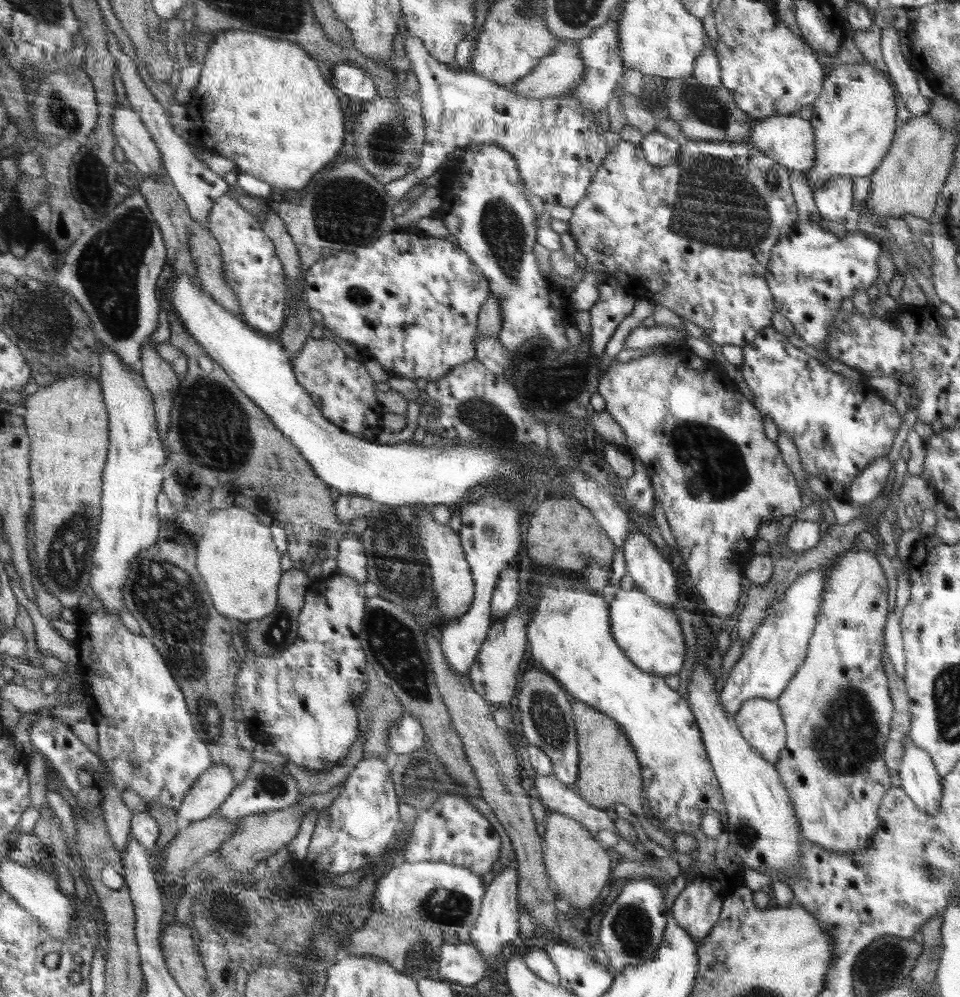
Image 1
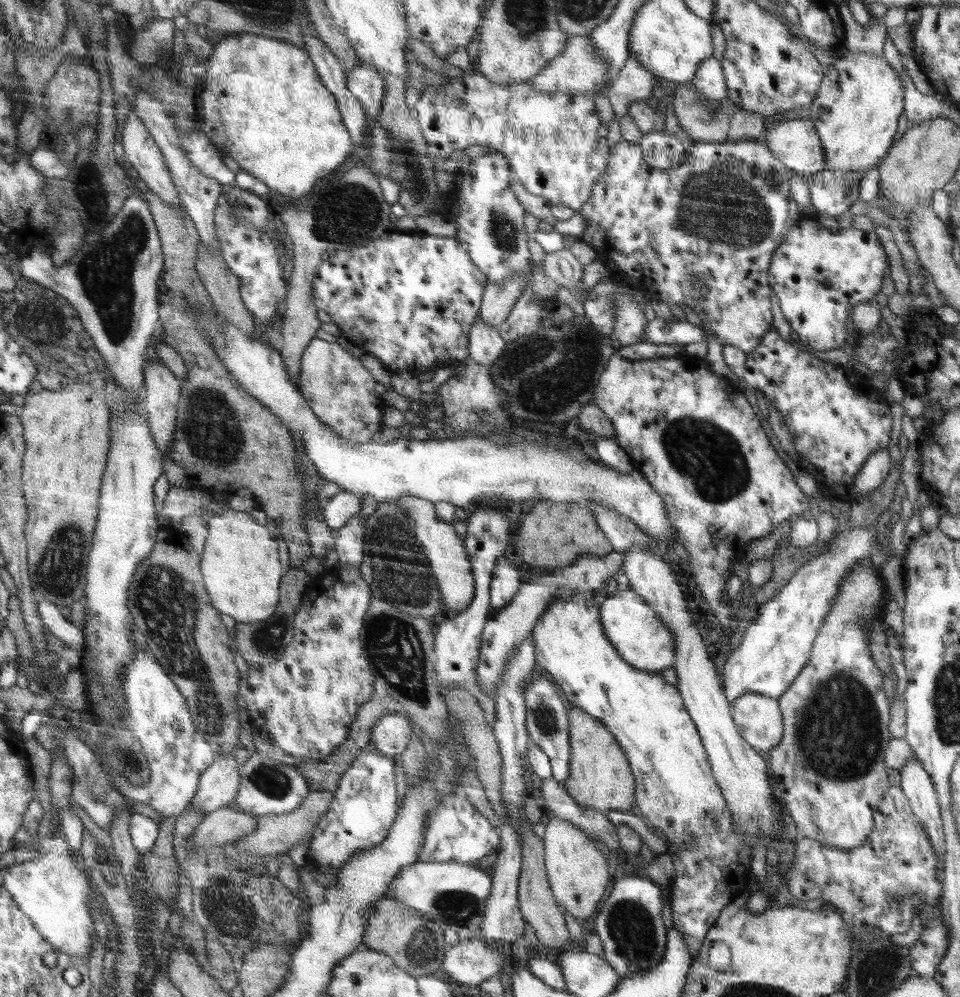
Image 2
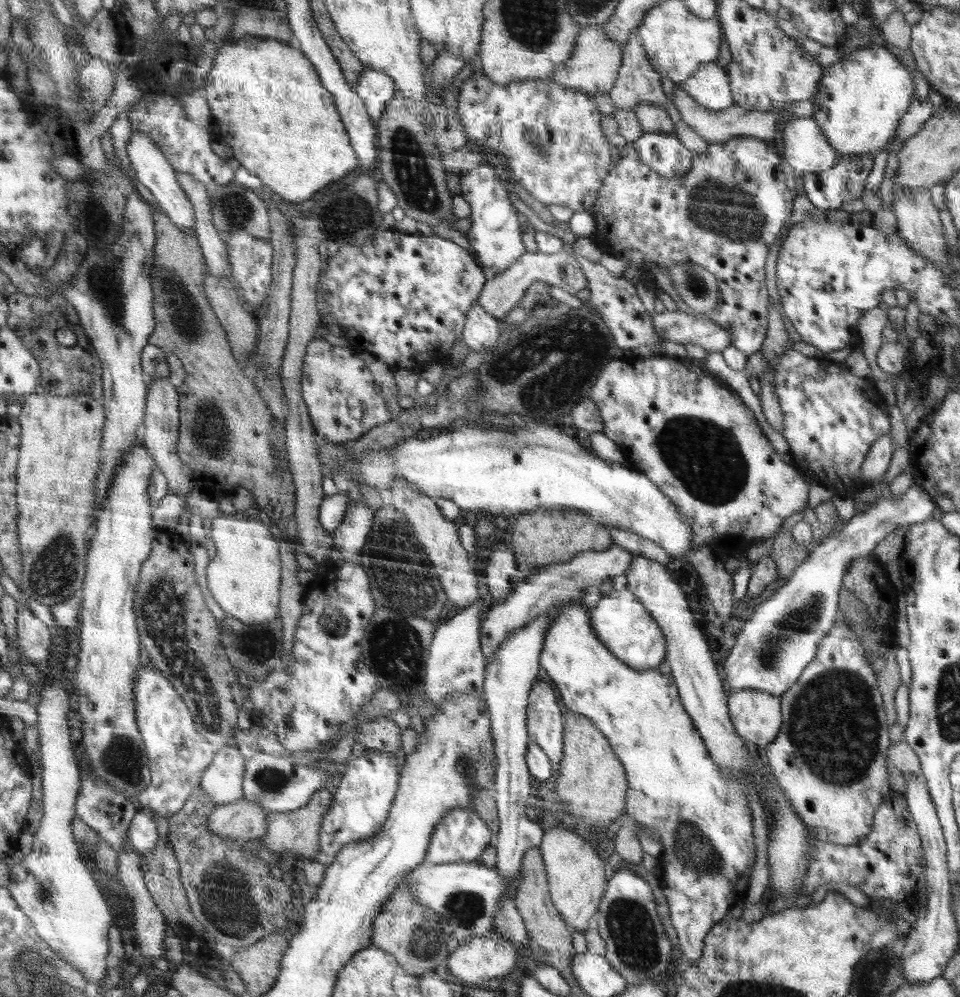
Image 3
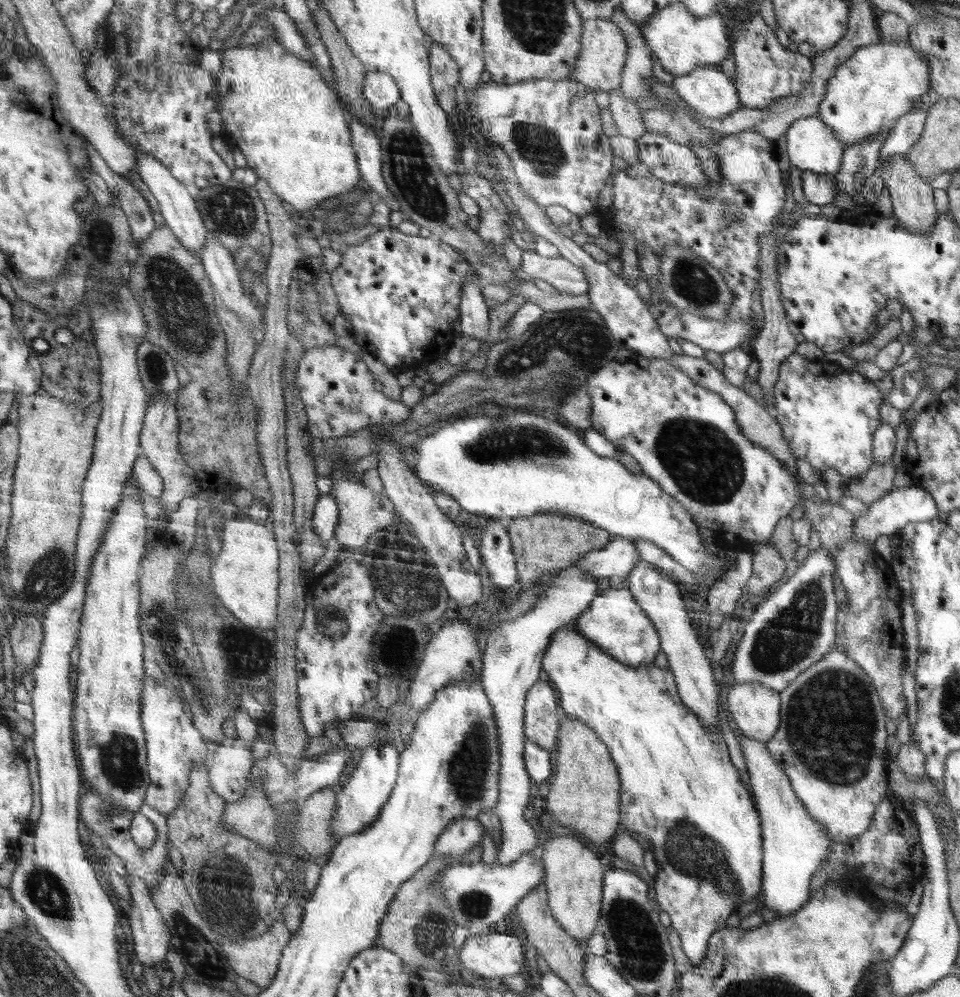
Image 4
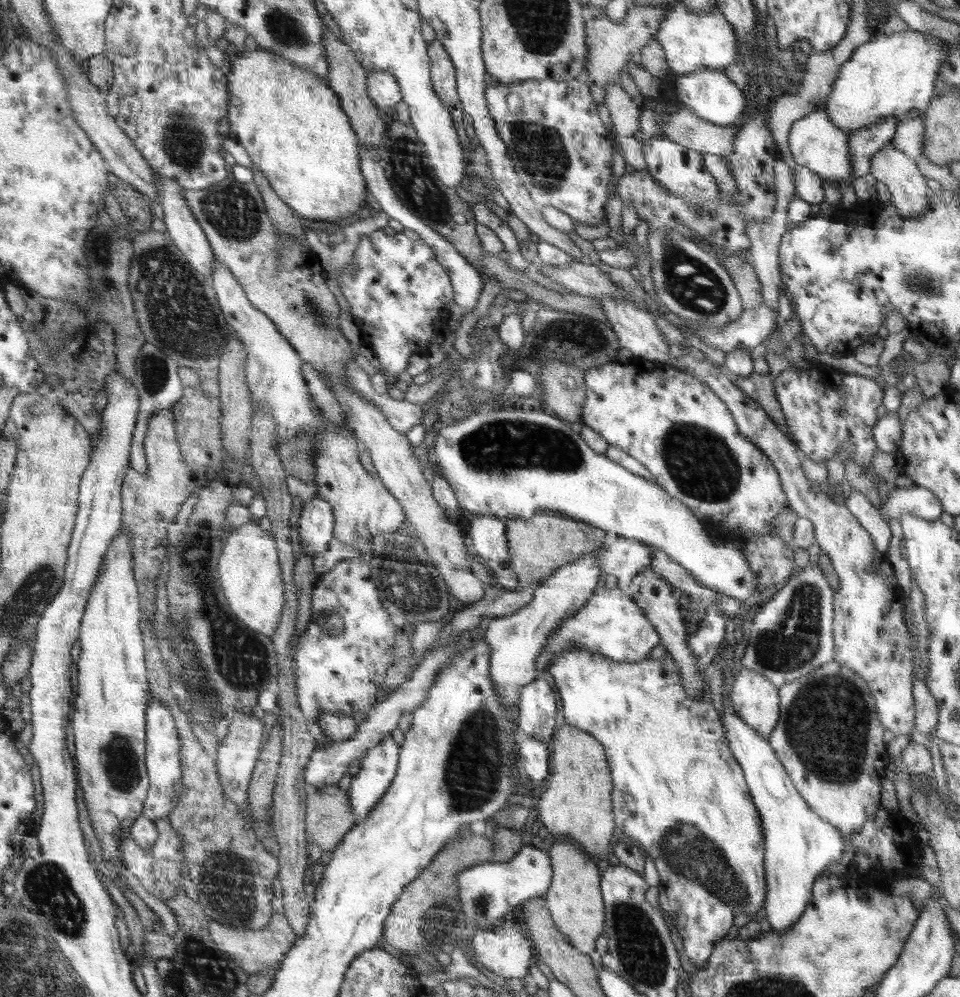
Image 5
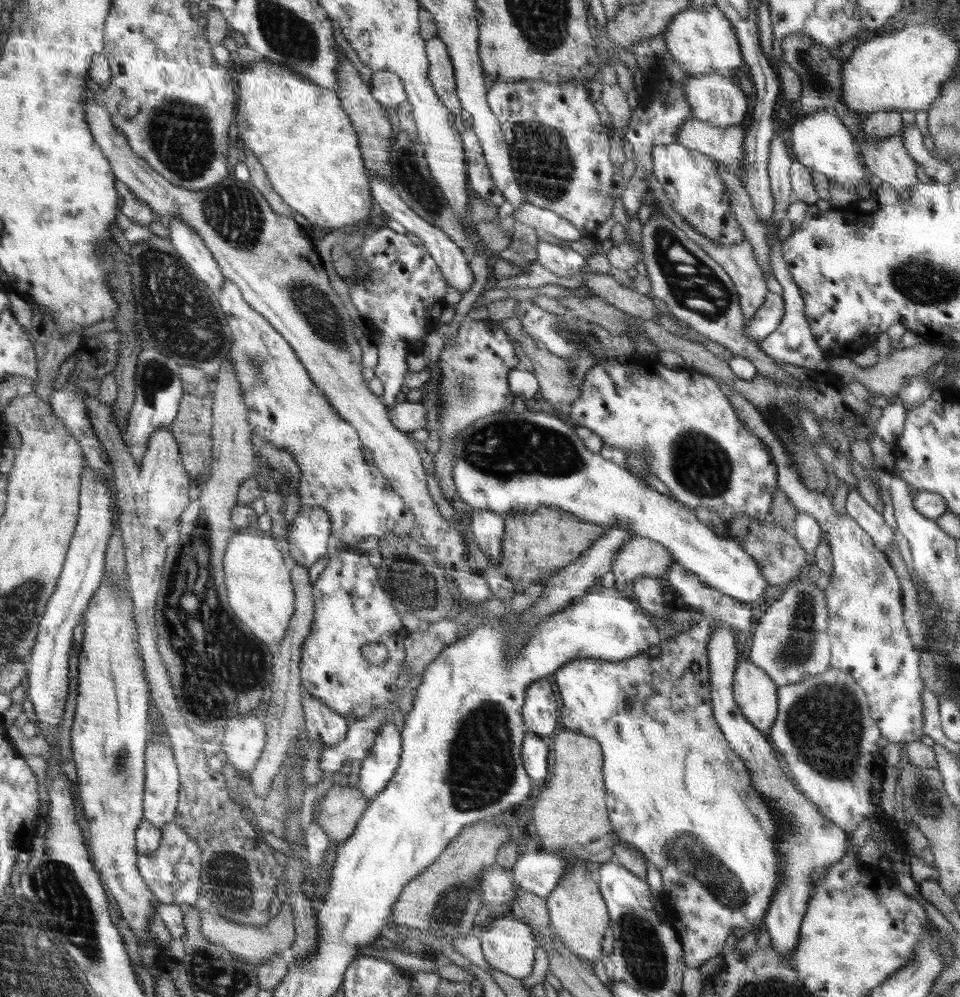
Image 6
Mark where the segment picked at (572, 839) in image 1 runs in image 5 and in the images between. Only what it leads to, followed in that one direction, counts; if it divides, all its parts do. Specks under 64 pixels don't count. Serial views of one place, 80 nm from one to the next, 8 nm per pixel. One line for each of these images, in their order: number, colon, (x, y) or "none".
2: (578, 875)
3: (576, 875)
4: (574, 875)
5: (574, 900)

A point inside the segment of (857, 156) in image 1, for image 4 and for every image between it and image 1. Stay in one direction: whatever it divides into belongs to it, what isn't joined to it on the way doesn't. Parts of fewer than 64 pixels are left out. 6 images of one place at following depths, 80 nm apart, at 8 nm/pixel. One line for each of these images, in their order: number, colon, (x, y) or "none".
2: (860, 99)
3: (862, 98)
4: (879, 83)

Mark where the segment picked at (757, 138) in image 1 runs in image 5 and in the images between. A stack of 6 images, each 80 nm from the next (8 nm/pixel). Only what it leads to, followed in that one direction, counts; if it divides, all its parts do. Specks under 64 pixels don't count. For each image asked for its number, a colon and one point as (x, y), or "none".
2: (796, 141)
3: (806, 149)
4: (812, 145)
5: (815, 143)

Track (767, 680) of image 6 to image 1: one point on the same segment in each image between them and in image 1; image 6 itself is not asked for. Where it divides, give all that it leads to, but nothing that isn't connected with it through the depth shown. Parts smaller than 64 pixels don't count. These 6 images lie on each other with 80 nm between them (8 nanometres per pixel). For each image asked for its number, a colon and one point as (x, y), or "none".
1: (760, 720)
2: (758, 717)
3: (757, 715)
4: (756, 709)
5: (757, 701)

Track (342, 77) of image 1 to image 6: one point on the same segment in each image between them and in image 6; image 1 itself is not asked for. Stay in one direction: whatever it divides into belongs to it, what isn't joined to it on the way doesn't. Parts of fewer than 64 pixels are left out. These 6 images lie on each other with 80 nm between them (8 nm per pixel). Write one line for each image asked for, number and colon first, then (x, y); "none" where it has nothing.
2: (364, 82)
3: (376, 89)
4: (381, 91)
5: (382, 87)
6: (386, 87)

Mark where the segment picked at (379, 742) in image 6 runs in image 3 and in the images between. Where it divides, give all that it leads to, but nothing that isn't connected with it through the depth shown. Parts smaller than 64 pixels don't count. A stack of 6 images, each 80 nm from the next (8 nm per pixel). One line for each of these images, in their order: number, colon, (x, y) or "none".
3: (365, 794)
4: (363, 797)
5: (377, 768)

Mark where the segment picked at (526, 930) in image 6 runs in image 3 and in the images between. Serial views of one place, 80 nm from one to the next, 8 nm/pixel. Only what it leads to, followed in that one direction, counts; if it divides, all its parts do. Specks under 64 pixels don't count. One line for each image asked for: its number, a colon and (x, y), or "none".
3: (480, 958)
4: (491, 955)
5: (505, 950)

